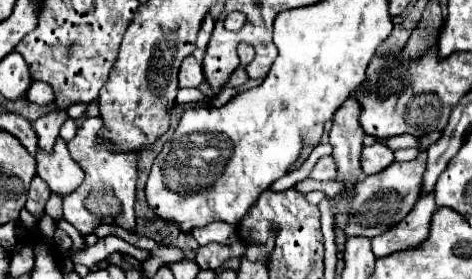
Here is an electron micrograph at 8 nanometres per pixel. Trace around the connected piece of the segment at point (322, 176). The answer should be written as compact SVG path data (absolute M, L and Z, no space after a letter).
M331 156L321 158L315 168L311 170L313 180L335 180L335 162Z

